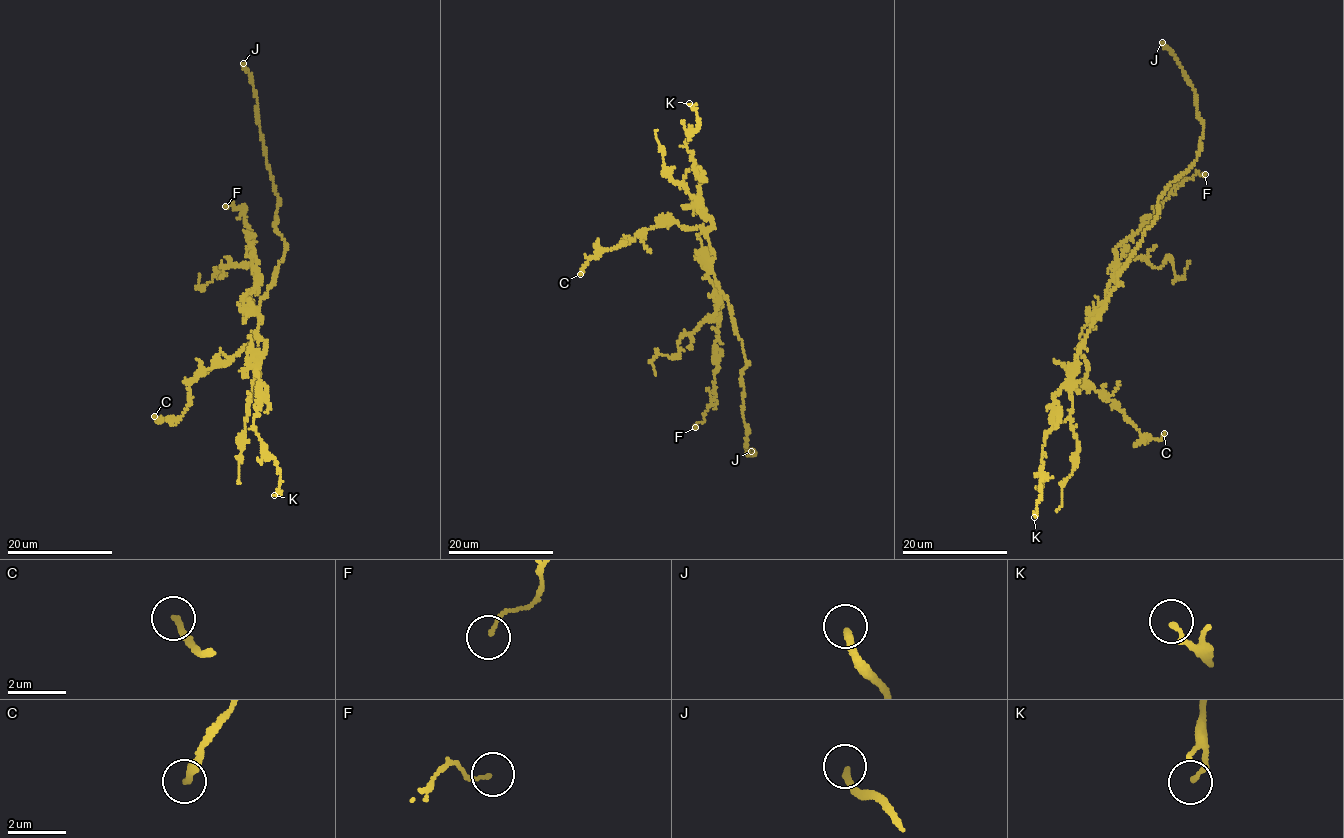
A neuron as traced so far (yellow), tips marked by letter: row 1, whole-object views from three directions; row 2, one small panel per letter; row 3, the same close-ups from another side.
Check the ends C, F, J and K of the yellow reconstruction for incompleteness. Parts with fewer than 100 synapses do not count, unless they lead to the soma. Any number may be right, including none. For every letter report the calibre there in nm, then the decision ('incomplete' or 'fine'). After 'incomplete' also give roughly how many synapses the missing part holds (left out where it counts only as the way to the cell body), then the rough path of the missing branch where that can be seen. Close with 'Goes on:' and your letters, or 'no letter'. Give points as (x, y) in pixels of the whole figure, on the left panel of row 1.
C: 200 nm | fine
F: 110 nm | fine
J: 220 nm | incomplete
K: 170 nm | fine
Goes on: J

